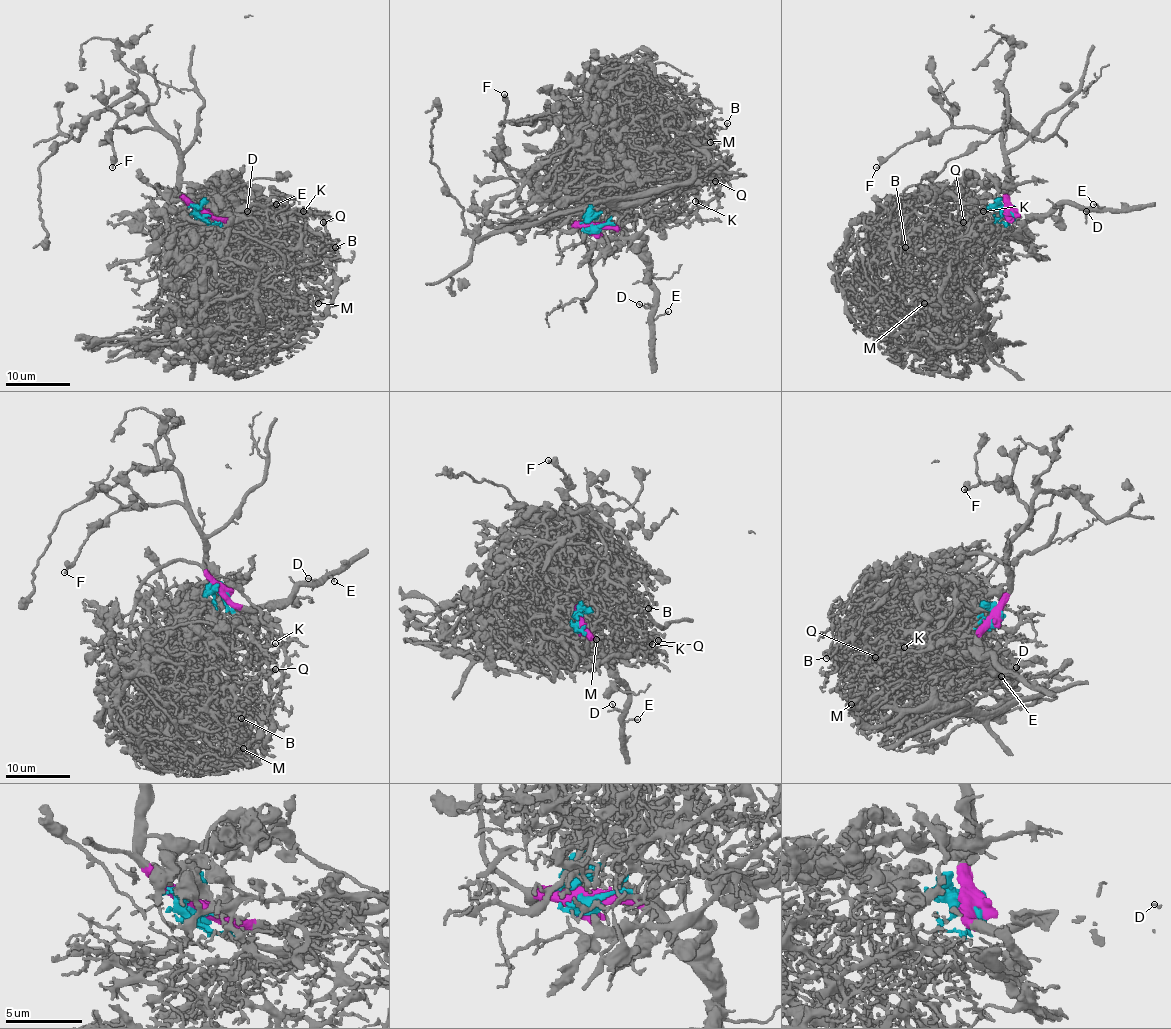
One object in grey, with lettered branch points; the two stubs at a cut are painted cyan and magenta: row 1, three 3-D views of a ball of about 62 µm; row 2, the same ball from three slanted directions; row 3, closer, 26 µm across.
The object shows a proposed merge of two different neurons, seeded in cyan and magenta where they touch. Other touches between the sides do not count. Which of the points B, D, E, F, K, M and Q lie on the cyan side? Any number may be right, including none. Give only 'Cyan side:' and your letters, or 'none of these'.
Cyan side: B, K, M, Q

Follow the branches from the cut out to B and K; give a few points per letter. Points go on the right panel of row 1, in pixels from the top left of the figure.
B: (1011, 212), (966, 207), (939, 219), (918, 207), (900, 235), (913, 245), (921, 240), (913, 232), (905, 248)
K: (1011, 212), (1006, 224), (987, 228), (981, 216), (971, 211), (974, 207), (971, 212), (984, 211)

